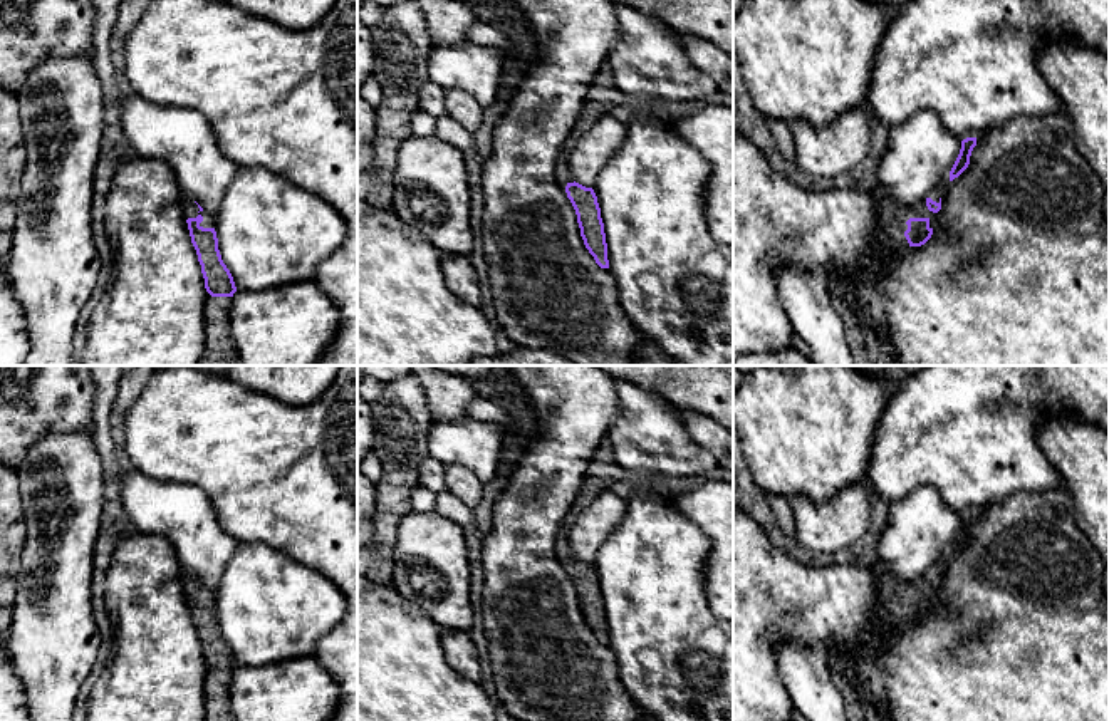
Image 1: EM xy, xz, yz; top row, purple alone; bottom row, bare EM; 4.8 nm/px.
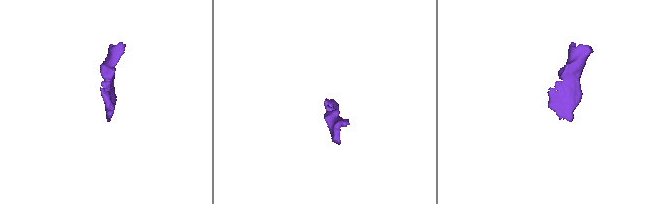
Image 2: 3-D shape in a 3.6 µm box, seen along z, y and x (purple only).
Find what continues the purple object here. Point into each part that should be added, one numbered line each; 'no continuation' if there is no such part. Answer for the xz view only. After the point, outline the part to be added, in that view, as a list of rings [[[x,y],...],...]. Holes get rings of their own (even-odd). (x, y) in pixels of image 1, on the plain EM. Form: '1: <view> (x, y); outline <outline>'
1: xz (564, 552); outline [[[564,530],[565,532],[565,530]],[[562,532],[562,535],[559,537],[559,540],[557,540],[557,558],[559,558],[559,562],[564,565],[564,568],[565,568],[565,562],[569,560],[569,558],[574,558],[574,553],[570,552],[570,548],[569,548],[569,545],[567,545],[567,540],[565,540],[565,535],[564,535],[564,532]],[[565,568],[567,570],[567,568]]]

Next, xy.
1: xy (190, 584); outline [[[183,572],[181,582],[183,582],[186,595],[188,594],[196,594],[198,590],[201,590],[203,597],[200,599],[200,602],[215,604],[215,592],[206,589],[206,587],[201,587],[193,573]]]

